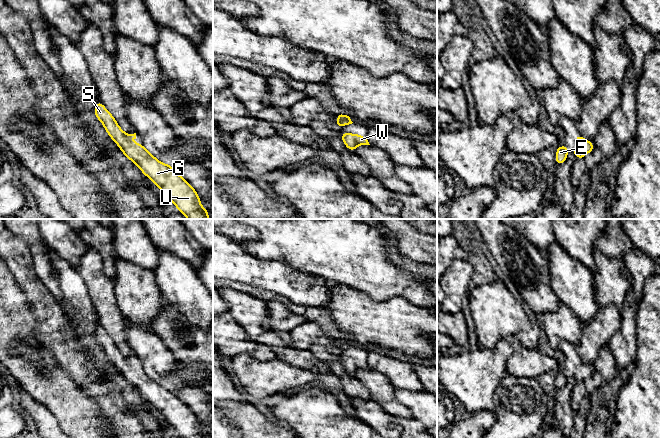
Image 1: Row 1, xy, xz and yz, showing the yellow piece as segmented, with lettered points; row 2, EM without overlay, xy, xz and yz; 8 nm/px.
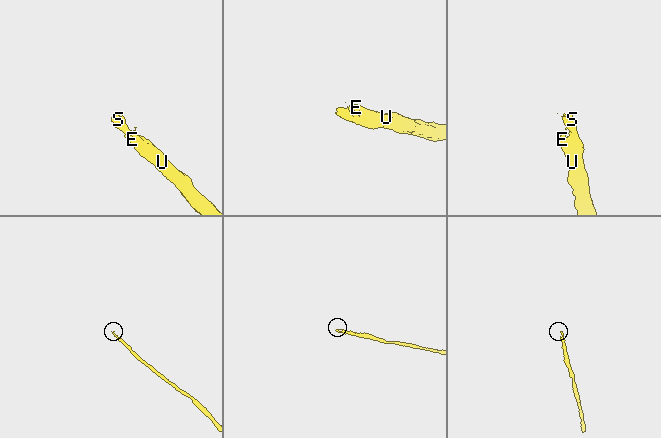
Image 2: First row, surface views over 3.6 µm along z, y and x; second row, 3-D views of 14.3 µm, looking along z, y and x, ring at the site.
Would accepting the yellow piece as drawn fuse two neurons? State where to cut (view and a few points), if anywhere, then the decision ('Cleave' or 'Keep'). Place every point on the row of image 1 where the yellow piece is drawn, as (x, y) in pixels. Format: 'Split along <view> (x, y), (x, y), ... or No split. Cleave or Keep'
No split. Keep

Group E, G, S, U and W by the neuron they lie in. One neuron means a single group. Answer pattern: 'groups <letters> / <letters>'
groups E G S U W

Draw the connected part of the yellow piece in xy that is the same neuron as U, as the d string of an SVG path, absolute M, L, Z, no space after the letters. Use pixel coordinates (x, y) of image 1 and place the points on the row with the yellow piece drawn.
M100 100L93 113L126 159L131 160L144 176L153 181L163 192L163 196L176 206L178 212L187 219L210 219L209 210L202 206L199 194L187 179L178 174L171 164L159 161L143 144L131 142L131 139L136 139L136 133L125 133Z

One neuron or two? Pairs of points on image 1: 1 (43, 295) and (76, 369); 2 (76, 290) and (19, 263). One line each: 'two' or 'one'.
1: one
2: two

